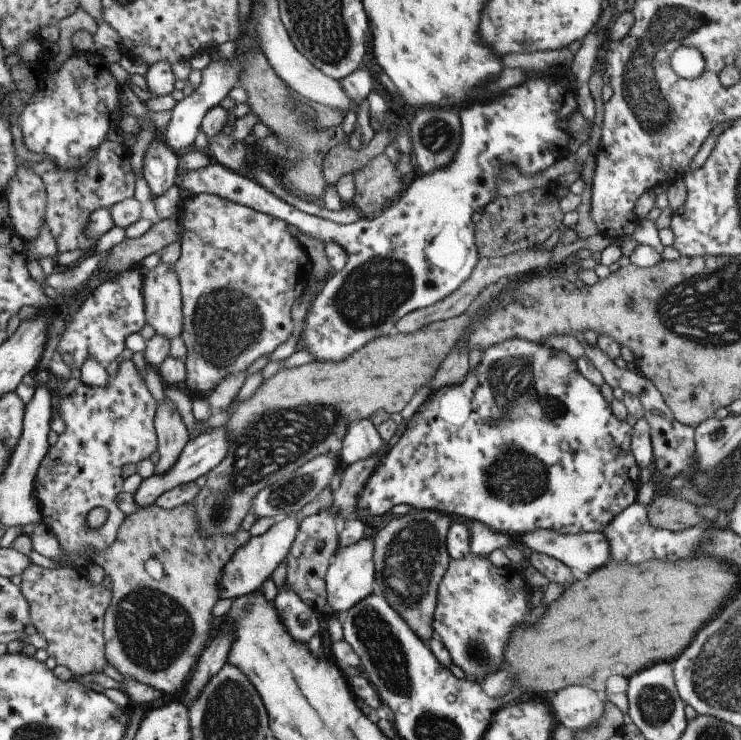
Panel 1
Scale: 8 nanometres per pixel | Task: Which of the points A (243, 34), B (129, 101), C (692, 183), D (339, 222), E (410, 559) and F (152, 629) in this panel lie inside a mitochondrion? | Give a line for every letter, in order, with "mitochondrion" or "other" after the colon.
A: other
B: other
C: other
D: other
E: mitochondrion
F: mitochondrion

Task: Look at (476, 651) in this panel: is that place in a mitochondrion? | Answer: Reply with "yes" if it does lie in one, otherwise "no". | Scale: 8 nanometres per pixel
yes

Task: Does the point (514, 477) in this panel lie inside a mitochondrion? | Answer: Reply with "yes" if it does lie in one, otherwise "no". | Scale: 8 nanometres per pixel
yes

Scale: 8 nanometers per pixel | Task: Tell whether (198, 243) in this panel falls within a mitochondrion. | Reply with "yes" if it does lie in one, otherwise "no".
no

